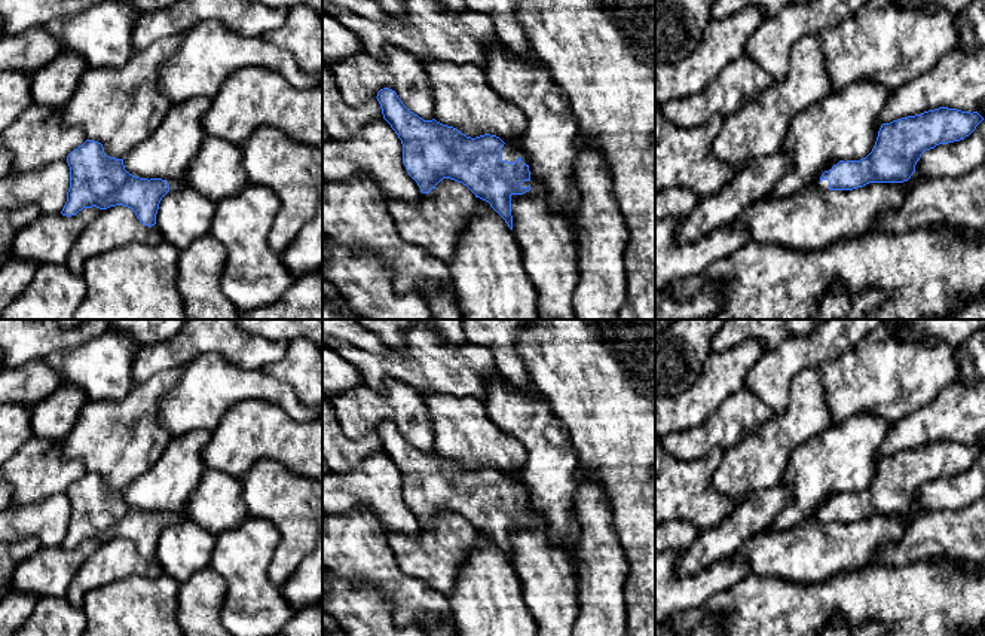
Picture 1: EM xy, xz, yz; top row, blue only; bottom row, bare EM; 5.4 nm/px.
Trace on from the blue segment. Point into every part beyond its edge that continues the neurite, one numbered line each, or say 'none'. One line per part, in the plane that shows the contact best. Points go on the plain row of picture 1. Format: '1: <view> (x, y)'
1: xz (508, 486)

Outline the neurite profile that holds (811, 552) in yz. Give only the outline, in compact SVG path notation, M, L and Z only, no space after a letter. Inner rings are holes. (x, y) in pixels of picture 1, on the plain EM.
M908 514L869 516L853 523L825 523L810 517L786 530L752 536L734 556L737 560L747 562L756 577L814 584L836 574L866 568L882 542L897 542L902 538L906 523Z

